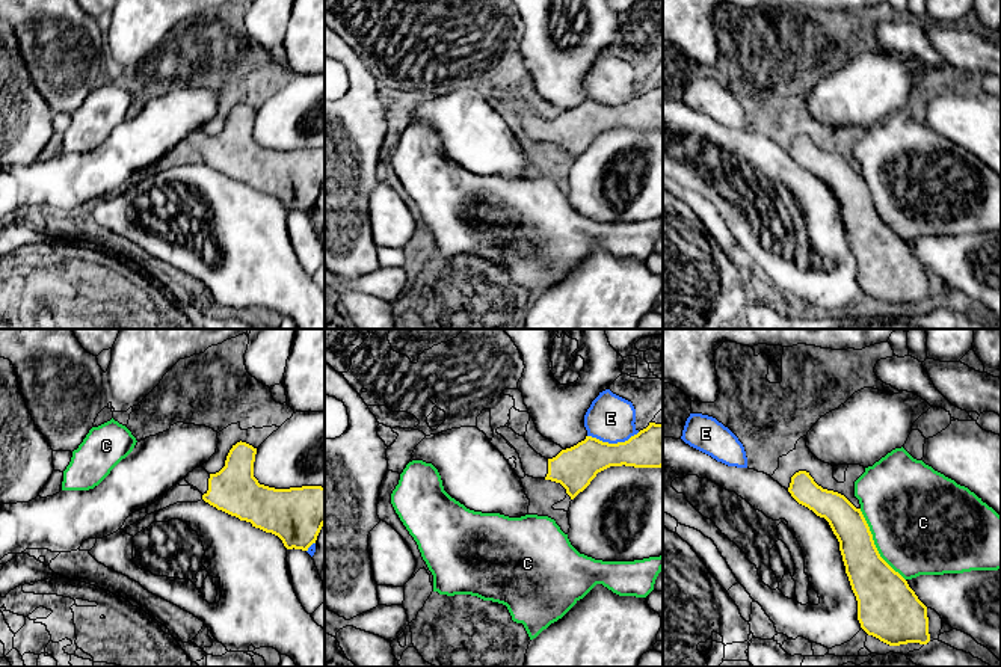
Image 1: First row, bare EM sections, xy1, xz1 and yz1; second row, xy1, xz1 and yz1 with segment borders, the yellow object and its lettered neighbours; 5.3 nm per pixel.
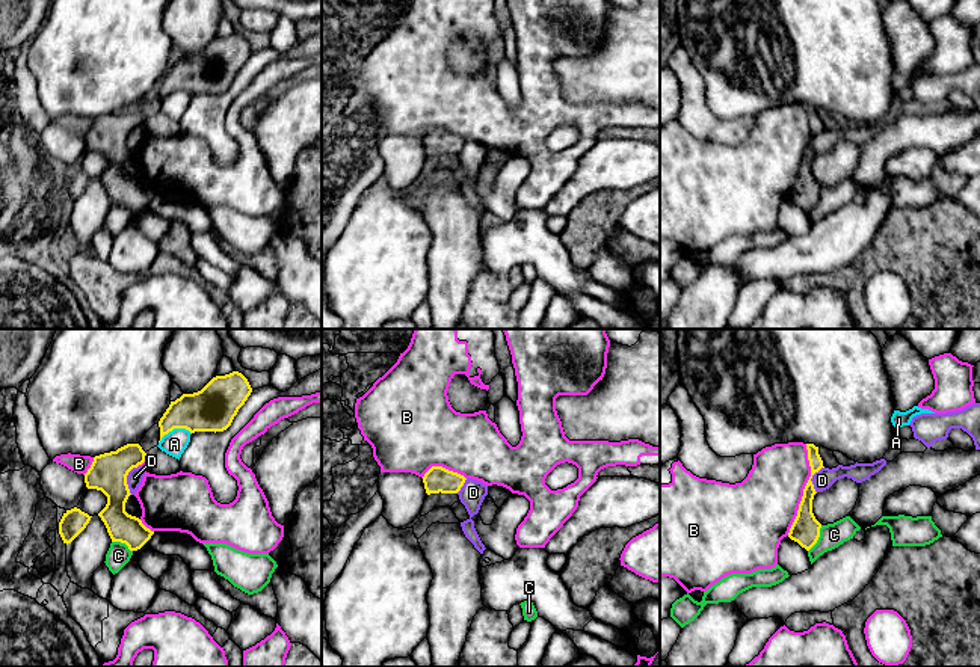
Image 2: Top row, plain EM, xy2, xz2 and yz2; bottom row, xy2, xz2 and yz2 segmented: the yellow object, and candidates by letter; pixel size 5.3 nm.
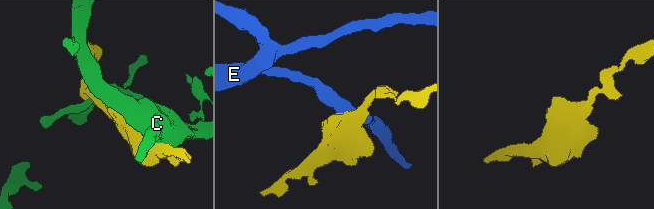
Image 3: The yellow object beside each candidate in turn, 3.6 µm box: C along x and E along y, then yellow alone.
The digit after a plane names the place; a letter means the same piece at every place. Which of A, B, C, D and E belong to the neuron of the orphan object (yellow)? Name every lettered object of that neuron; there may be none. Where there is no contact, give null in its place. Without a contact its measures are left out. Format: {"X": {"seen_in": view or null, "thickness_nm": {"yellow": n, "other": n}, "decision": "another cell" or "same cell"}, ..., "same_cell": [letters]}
{"A": {"seen_in": "xy2", "thickness_nm": {"yellow": 240, "other": 130}, "decision": "another cell"}, "B": {"seen_in": "yz2", "thickness_nm": {"yellow": 160, "other": 360}, "decision": "another cell"}, "C": {"seen_in": "yz1", "thickness_nm": {"yellow": 260, "other": 500}, "decision": "another cell"}, "D": {"seen_in": "xy2", "thickness_nm": {"yellow": 200, "other": 90}, "decision": "another cell"}, "E": {"seen_in": "xz1", "thickness_nm": {"yellow": 220, "other": 260}, "decision": "another cell"}, "same_cell": []}

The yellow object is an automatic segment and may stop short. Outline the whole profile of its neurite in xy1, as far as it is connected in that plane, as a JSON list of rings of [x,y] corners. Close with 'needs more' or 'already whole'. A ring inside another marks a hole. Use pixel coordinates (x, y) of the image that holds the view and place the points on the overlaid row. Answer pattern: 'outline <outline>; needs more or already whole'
outline [[[237,442],[229,450],[225,466],[208,474],[202,466],[186,475],[186,481],[202,493],[202,499],[240,521],[251,522],[252,527],[278,536],[287,549],[302,549],[316,543],[325,525],[325,487],[302,486],[290,489],[275,489],[260,484],[254,477],[254,462],[257,448],[246,442]]]; needs more

